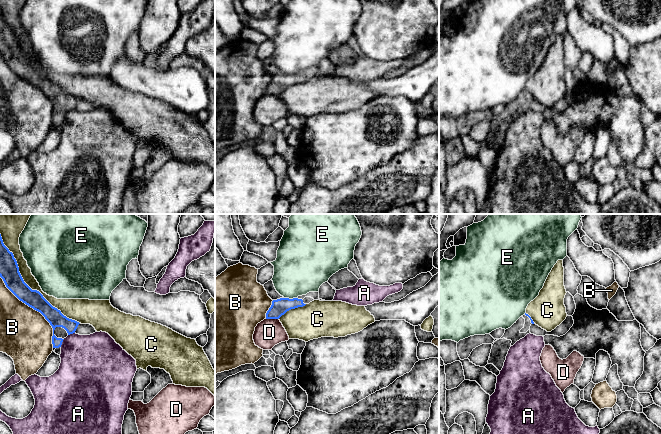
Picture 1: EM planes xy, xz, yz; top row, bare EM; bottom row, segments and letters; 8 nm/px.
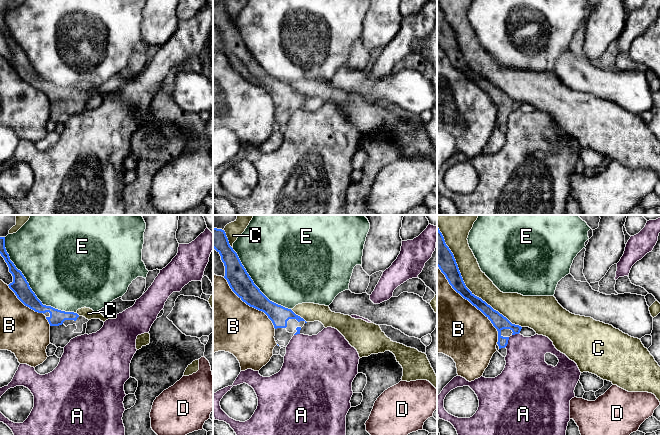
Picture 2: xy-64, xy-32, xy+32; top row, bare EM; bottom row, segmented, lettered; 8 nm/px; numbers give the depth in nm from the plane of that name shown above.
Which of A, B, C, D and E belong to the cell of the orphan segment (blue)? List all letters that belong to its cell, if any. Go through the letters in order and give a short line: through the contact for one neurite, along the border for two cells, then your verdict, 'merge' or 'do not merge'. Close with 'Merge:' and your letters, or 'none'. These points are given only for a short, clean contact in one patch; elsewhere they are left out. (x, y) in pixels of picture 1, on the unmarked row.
A: line xy (64, 115), (60, 122); do not merge
B: do not merge
C: do not merge
D: do not merge
E: do not merge
Merge: none

